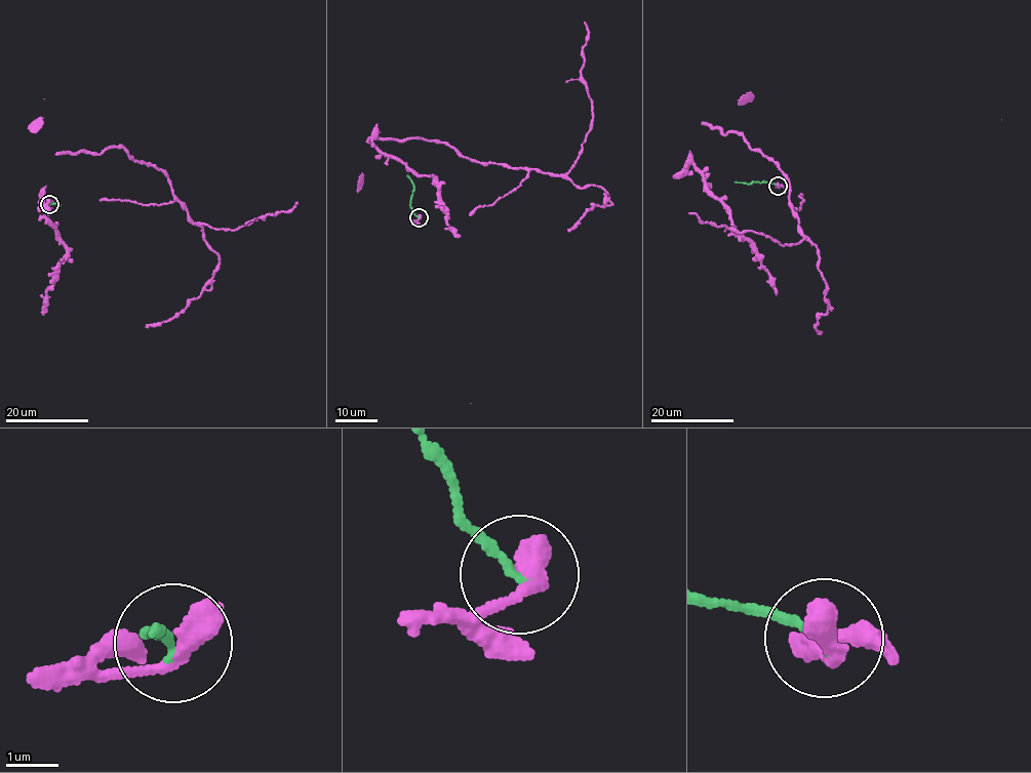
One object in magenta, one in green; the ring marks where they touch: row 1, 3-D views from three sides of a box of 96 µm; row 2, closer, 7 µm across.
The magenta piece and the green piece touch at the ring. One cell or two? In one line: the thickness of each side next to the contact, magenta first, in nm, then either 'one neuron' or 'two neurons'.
500 nm thick on the magenta side, 170 nm on the other; two neurons

